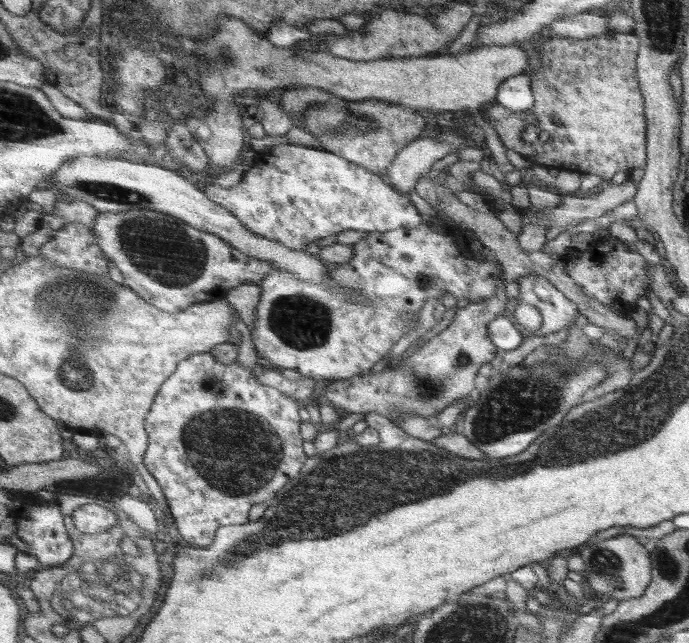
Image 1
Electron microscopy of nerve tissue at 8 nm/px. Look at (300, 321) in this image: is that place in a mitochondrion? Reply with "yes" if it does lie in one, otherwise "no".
yes

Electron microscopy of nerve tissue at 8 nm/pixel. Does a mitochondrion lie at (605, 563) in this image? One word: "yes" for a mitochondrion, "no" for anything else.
yes

